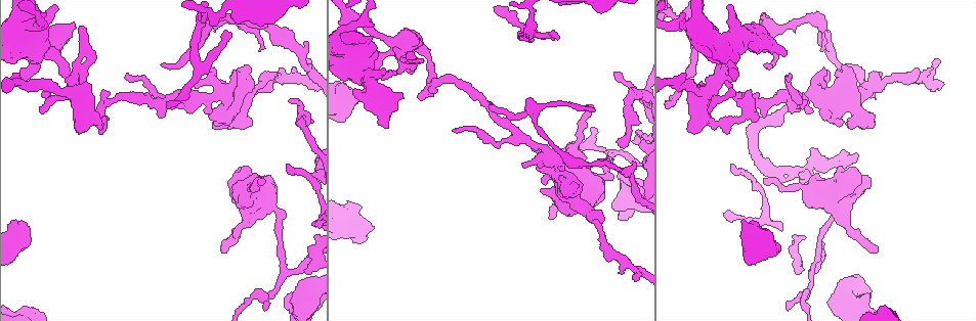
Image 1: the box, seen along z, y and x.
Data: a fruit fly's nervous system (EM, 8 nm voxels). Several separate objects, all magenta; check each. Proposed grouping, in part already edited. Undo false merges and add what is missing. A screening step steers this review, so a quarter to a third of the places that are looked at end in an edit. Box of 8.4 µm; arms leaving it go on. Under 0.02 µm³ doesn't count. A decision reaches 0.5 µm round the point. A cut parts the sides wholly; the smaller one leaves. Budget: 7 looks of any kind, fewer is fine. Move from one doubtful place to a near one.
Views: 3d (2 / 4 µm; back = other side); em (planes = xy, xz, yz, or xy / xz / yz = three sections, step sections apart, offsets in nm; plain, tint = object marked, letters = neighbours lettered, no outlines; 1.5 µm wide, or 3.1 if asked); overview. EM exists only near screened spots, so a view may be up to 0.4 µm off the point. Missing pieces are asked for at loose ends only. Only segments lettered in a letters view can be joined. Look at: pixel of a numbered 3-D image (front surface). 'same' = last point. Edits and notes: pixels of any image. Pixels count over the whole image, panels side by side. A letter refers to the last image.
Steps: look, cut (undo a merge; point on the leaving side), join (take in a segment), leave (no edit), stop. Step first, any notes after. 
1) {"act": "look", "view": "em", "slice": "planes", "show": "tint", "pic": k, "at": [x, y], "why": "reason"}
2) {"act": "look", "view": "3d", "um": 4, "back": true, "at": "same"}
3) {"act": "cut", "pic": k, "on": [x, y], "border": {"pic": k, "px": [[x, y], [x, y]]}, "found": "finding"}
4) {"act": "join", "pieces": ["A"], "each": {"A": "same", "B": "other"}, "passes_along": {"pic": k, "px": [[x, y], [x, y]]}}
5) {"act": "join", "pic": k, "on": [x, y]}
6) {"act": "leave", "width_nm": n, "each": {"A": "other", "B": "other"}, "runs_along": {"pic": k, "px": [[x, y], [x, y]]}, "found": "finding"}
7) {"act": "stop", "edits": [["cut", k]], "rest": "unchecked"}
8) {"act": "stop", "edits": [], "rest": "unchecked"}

{"act": "look", "view": "em", "slice": "planes", "show": "letters", "pic": 1, "at": [791, 75], "why": "an open end"}

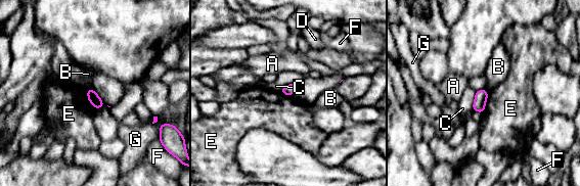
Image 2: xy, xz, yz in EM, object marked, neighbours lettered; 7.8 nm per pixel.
{"act": "leave", "longest_contact_nm": ["E", 180], "each": {"A": "other", "B": "other", "C": "other", "D": "other", "E": "other", "F": "other", "G": "other"}, "border": {"pic": 2, "px": [[86, 89], [88, 100], [95, 109]]}, "found": "no lettered segment goes on from it"}

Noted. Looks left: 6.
{"act": "look", "view": "3d", "um": 4, "pic": 1, "at": [775, 27]}

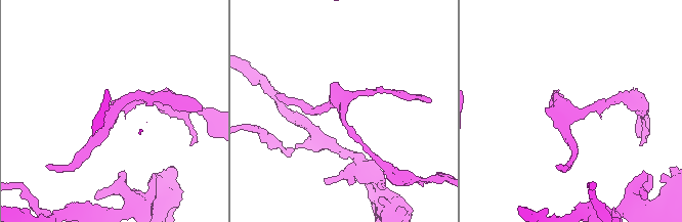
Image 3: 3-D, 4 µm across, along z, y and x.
{"act": "look", "view": "em", "slice": "xz", "step": 4, "show": "tint", "pic": 3, "at": [341, 110]}

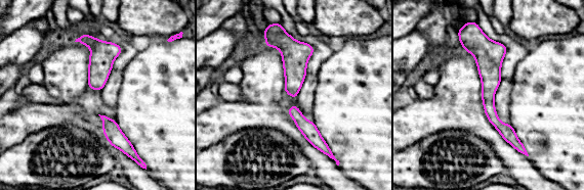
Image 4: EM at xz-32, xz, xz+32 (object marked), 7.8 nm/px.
{"act": "look", "view": "em", "slice": "planes", "show": "letters", "at": "same", "why": "cut it another way"}

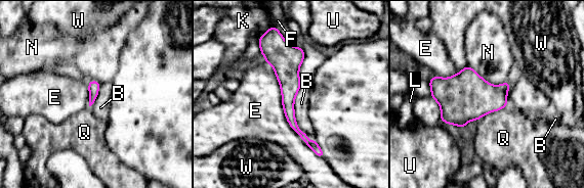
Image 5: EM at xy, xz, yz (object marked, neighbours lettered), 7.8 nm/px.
{"act": "leave", "each": {"B": "other", "E": "other", "F": "other", "K": "other", "L": "other", "N": "other", "Q": "other", "U": "other", "W": "other"}, "border": {"pic": 5, "px": [[265, 61], [289, 126], [317, 155]]}, "found": "continuous, no second neuron"}

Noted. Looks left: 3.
{"act": "look", "view": "em", "slice": "planes", "show": "letters", "pic": 1, "at": [430, 62], "why": "thin neck"}

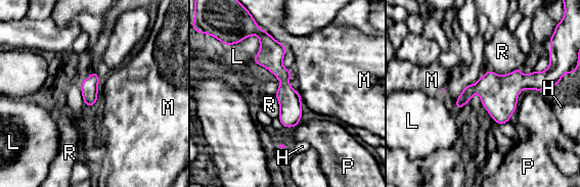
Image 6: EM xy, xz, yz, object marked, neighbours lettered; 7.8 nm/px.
{"act": "leave", "each": {"H": "other", "L": "other", "M": "other", "P": "other", "R": "other"}, "border": {"pic": 6, "px": [[264, 29], [285, 48]]}, "found": "one neuron here"}

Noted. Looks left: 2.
{"act": "stop", "edits": [], "rest": "unchecked"}

